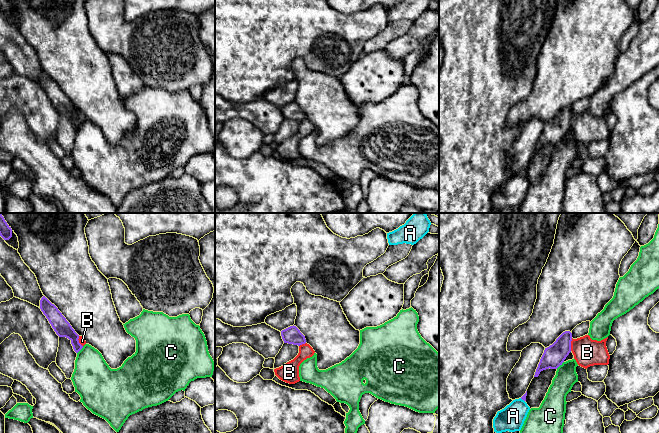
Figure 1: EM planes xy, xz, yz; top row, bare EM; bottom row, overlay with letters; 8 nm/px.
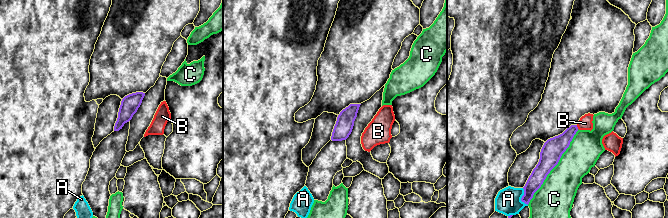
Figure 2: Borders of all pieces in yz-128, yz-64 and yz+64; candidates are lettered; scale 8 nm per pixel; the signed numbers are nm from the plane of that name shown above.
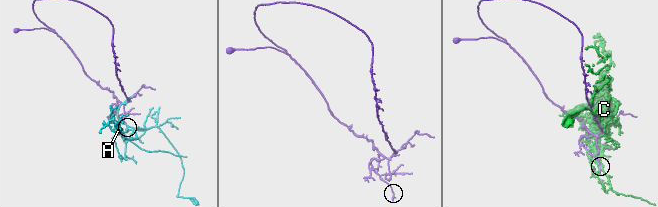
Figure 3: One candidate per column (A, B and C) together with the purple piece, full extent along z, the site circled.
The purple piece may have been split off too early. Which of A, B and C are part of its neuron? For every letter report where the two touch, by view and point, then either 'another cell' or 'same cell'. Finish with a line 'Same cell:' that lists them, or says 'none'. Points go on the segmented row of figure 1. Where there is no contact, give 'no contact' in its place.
A: yz (522, 399) | another cell
B: yz (570, 344) | another cell
C: yz (559, 365) | another cell
Same cell: none

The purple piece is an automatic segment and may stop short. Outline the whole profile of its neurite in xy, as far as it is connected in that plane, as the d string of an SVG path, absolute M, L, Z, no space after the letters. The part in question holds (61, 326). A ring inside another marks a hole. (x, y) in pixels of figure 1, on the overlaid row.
M43 296L40 300L40 309L48 319L56 334L59 337L68 338L71 341L74 351L78 353L83 348L78 340L79 335L75 332L58 308Z

